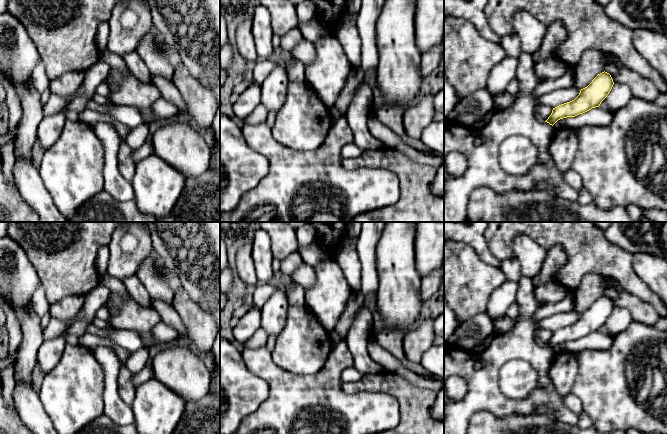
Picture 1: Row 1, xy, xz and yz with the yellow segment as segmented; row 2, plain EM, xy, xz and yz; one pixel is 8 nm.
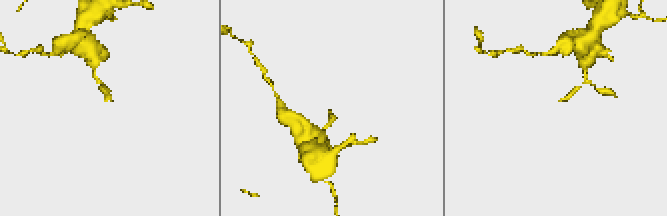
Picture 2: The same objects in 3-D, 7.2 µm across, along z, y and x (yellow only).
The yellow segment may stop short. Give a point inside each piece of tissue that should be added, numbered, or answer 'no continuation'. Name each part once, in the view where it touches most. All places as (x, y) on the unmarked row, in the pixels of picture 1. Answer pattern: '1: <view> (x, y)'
no continuation

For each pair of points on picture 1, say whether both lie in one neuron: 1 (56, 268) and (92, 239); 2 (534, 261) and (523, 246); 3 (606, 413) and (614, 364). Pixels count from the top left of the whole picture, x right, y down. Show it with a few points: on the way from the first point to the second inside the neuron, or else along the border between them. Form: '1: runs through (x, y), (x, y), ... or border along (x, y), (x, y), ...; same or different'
1: runs through (65, 259), (83, 241); same
2: runs through (531, 257), (526, 250); same
3: runs through (606, 401), (607, 376); same

